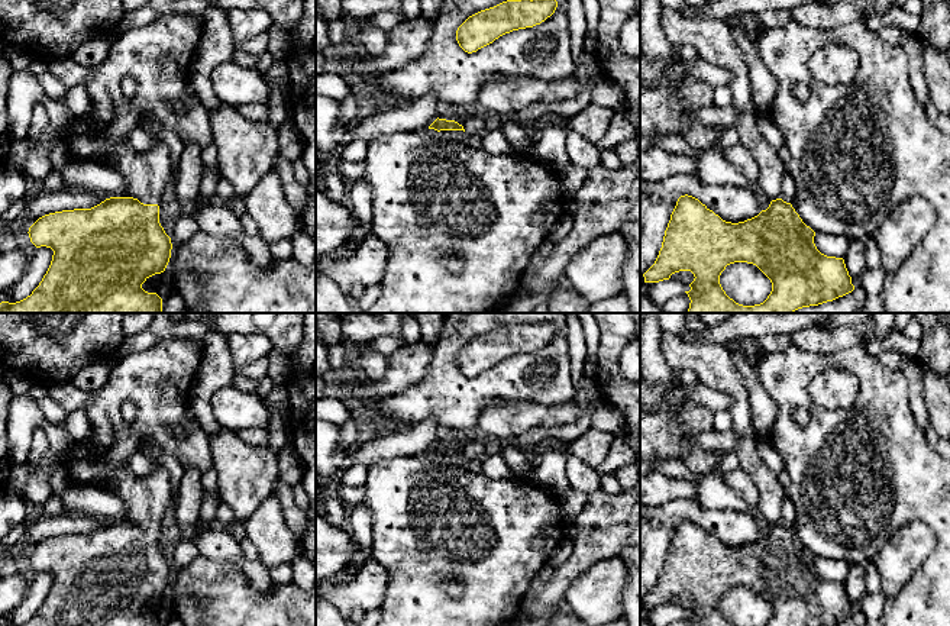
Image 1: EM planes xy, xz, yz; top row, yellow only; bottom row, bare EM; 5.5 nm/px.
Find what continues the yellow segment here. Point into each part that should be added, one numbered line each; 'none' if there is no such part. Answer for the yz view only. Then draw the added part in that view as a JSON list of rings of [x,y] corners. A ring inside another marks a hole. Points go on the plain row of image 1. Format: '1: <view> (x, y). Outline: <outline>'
1: yz (711, 362). Outline: [[[688,319],[681,332],[662,332],[660,351],[672,370],[689,368],[699,383],[731,397],[728,412],[731,429],[737,435],[734,454],[739,458],[739,468],[746,471],[757,485],[757,507],[770,526],[781,523],[785,487],[778,474],[756,452],[754,438],[757,435],[752,425],[749,391],[740,380],[730,352],[723,345],[684,339],[686,333],[698,333],[701,329],[699,319]]]

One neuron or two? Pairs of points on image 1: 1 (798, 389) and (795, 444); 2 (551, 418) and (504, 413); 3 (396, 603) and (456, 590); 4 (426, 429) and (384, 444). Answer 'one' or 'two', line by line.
1: one
2: one
3: two
4: one

